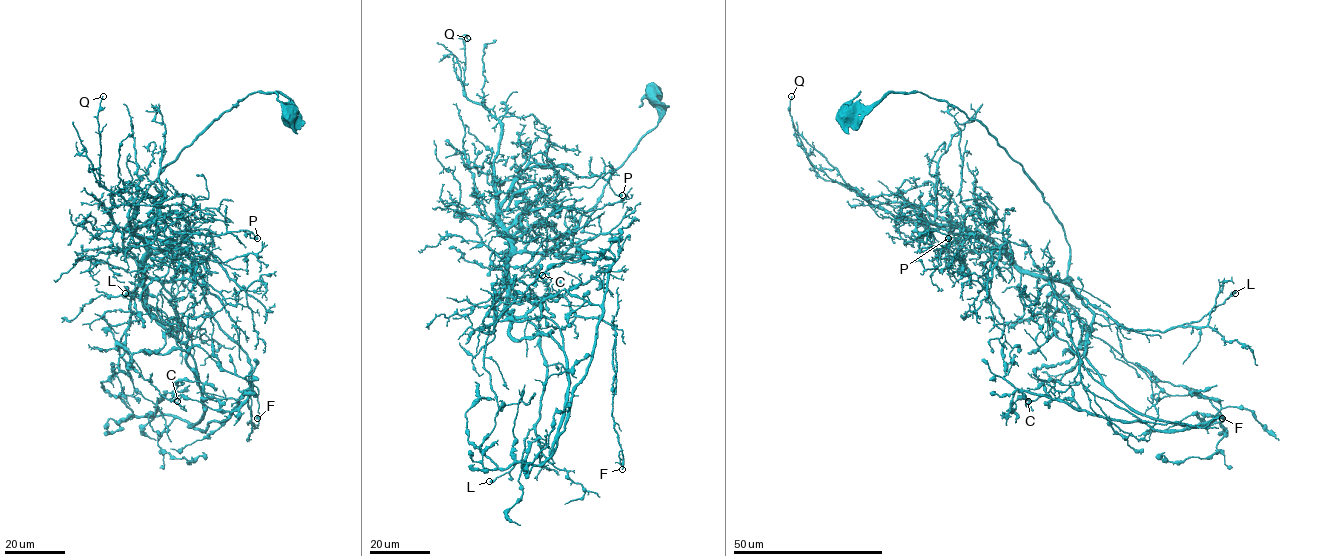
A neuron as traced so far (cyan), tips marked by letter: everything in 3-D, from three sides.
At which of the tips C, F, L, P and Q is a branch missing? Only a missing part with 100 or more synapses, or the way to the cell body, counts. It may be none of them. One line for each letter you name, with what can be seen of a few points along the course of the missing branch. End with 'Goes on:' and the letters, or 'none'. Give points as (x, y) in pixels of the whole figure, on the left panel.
Goes on: none

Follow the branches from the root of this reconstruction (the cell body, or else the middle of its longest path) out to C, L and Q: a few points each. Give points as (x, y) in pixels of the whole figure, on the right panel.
C: (844, 113), (920, 91), (977, 119), (1062, 227), (1088, 363), (1187, 428), (1018, 390), (1012, 411), (1028, 401)
L: (844, 113), (920, 91), (977, 119), (1061, 224), (1071, 285), (1129, 329), (1199, 322), (1235, 293)
Q: (844, 113), (920, 91), (977, 119), (1061, 224), (1067, 276), (871, 205), (795, 129), (791, 96)

